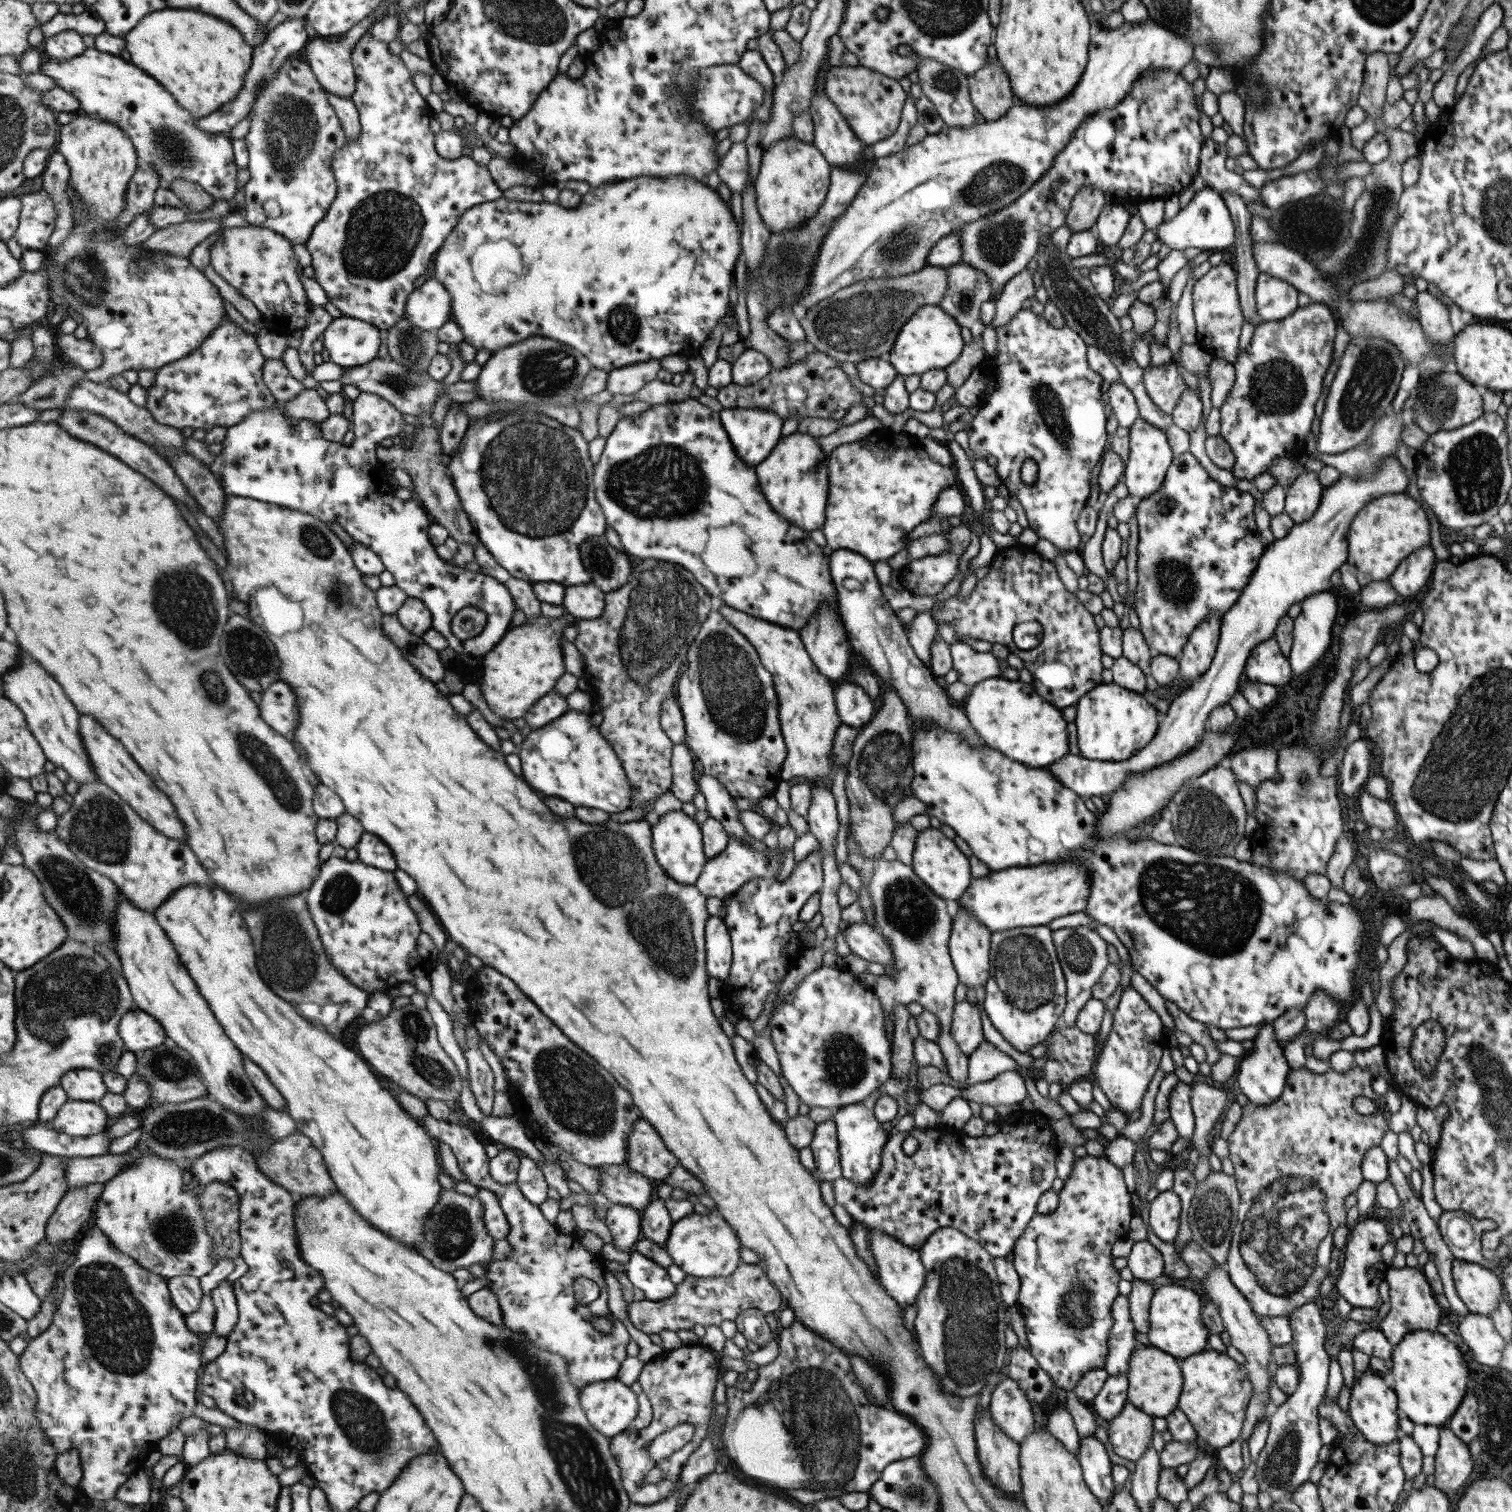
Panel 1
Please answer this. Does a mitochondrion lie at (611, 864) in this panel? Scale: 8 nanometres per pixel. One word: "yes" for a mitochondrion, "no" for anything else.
yes

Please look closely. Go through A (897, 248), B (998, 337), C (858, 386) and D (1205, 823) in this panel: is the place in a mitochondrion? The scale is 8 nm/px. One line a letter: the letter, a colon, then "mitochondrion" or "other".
A: mitochondrion
B: other
C: other
D: mitochondrion

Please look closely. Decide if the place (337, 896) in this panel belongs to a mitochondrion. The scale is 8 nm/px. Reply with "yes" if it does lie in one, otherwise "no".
yes

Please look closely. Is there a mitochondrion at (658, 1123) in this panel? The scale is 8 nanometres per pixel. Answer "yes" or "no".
no

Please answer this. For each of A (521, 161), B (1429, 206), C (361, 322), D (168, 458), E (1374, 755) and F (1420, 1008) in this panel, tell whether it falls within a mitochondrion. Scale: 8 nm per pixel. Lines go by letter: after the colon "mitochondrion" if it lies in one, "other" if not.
A: other
B: other
C: other
D: other
E: other
F: other

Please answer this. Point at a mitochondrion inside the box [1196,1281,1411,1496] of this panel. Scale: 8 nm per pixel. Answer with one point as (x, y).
(1281, 1464)

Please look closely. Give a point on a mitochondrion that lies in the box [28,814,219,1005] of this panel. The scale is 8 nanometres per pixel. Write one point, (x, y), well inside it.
(78, 894)

